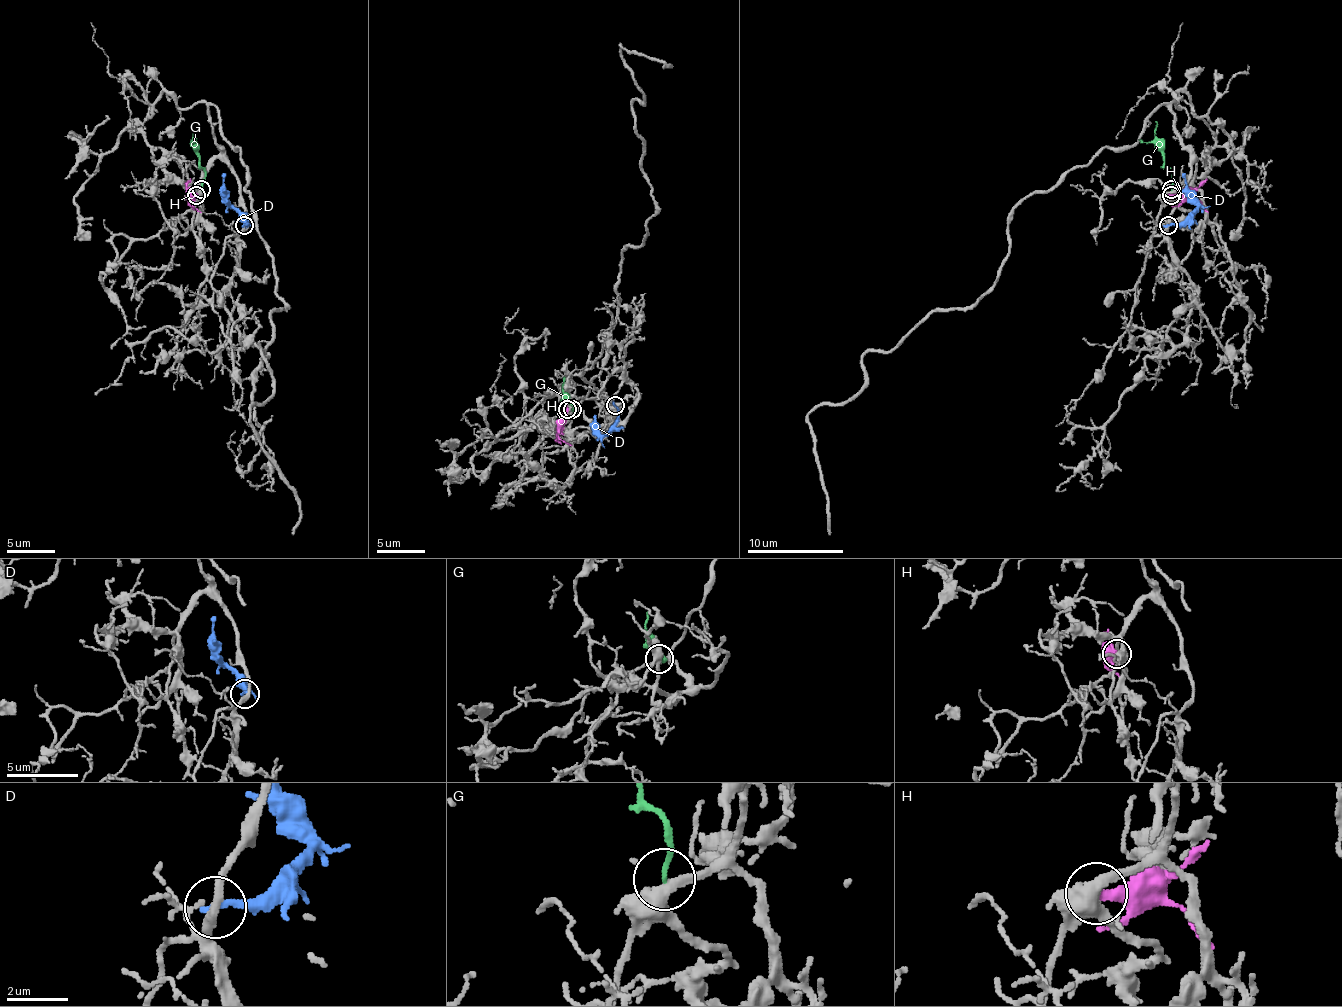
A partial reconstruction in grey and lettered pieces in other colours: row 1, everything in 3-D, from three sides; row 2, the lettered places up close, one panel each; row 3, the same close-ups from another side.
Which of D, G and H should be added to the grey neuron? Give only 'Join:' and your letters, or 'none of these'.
Join: none of these

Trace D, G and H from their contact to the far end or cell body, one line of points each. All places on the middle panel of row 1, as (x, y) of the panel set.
D: (614, 406), (617, 420), (605, 435), (593, 420)
G: (571, 408), (576, 408), (564, 391), (561, 394)
H: (566, 408), (566, 423), (559, 435), (571, 445)

